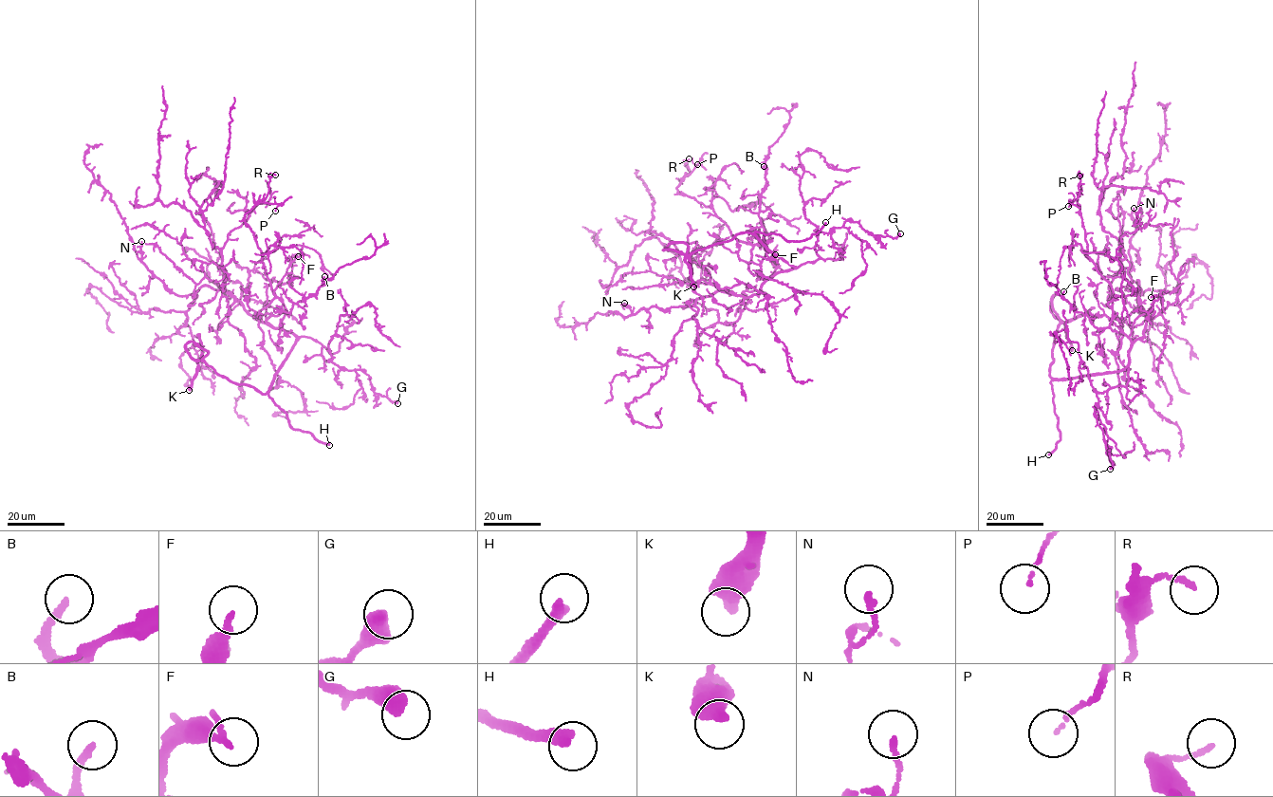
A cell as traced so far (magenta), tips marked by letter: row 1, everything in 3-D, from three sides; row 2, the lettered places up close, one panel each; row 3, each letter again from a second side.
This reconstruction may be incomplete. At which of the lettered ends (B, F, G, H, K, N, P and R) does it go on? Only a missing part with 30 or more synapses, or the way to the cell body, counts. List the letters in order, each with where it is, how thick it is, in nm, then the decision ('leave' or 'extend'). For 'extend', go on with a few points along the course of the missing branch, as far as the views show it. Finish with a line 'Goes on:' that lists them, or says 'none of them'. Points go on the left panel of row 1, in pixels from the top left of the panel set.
B: (324, 276) | 220 nm | extend | (324, 276), (311, 244), (310, 223), (323, 202), (338, 192), (361, 190), (373, 180), (385, 188)
F: (298, 256) | 240 nm | leave
G: (397, 403) | 550 nm | leave
H: (329, 445) | 360 nm | extend
K: (189, 390) | 480 nm | extend
N: (141, 241) | 180 nm | leave
P: (275, 211) | 90 nm | leave
R: (275, 175) | 160 nm | leave
Goes on: B, H, K

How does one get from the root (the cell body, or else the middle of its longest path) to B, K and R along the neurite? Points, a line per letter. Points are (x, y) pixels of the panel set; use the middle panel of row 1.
B: (740, 296), (747, 298), (758, 293), (765, 280), (760, 266), (766, 248), (758, 214), (766, 180), (764, 166)
K: (740, 296), (747, 298), (758, 293), (766, 280), (794, 267), (749, 232), (742, 232), (686, 257), (693, 287)
R: (740, 296), (758, 292), (765, 245), (739, 240), (710, 206), (677, 191), (689, 158)

